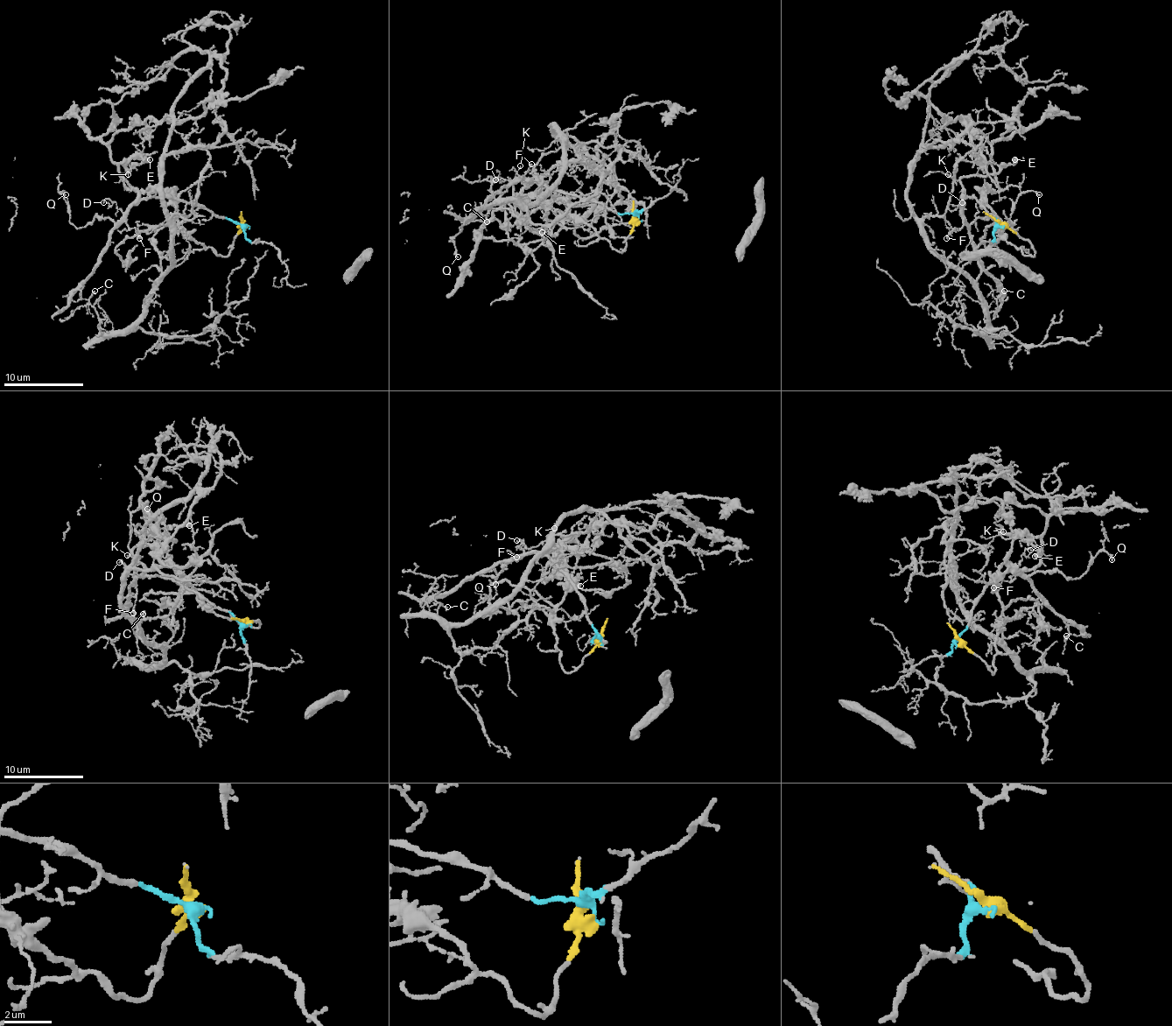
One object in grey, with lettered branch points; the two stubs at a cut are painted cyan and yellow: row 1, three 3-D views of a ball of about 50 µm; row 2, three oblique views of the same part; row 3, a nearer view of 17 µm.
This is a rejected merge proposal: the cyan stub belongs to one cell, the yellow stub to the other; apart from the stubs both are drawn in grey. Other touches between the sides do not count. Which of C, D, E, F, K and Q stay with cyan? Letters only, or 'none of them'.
C, D, E, F, K, Q

